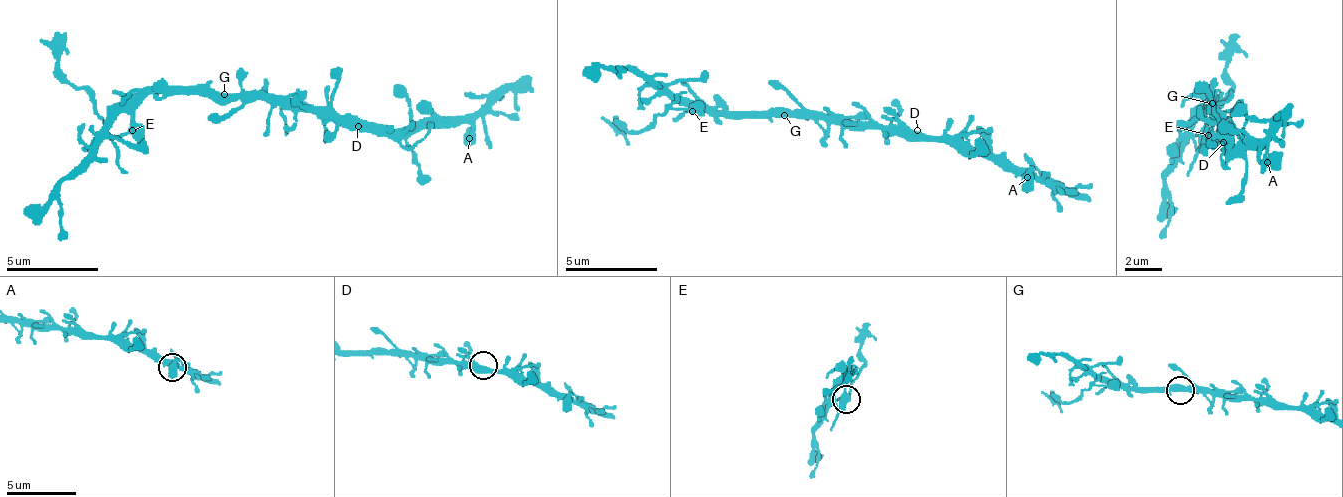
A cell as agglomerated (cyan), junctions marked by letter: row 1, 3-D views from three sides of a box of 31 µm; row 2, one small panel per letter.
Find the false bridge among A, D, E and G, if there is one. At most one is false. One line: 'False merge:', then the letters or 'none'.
False merge: E

